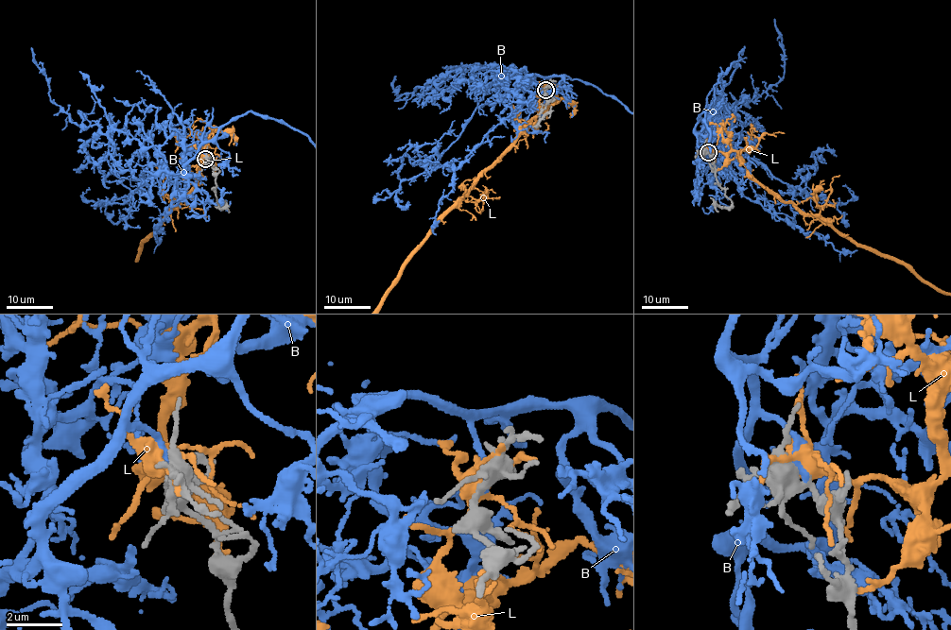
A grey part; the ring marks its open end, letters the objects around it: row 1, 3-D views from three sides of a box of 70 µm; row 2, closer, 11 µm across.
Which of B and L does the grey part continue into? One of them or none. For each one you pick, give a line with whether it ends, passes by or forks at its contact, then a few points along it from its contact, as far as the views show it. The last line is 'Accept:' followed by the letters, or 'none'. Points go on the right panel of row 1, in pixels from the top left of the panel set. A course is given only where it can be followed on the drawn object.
B: it ends
Accept: B

